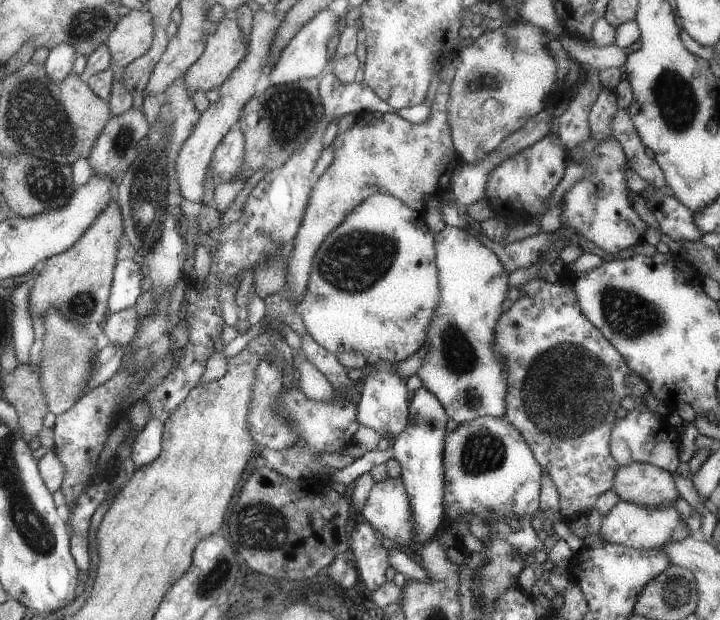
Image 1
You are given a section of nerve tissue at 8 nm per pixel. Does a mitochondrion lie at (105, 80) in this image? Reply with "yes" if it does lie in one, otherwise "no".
no

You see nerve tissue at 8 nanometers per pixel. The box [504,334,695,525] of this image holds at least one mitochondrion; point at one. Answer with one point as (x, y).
(552, 378)

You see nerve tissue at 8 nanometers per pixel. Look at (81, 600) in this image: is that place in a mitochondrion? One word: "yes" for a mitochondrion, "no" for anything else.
no

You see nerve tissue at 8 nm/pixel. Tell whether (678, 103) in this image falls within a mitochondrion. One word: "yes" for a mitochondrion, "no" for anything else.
yes

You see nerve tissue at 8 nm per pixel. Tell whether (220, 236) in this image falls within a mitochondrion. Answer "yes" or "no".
no

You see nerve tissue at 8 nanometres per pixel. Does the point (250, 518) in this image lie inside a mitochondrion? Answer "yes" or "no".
yes

